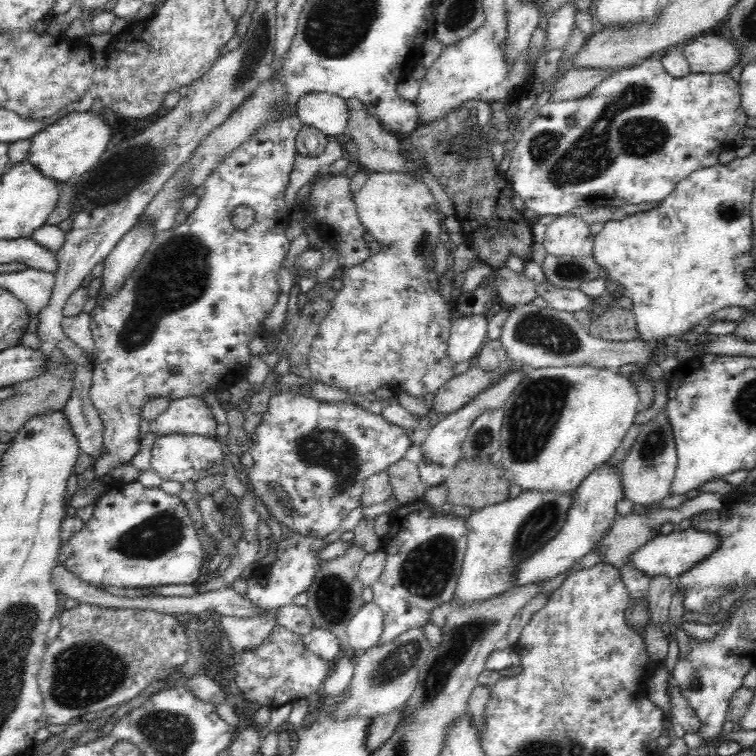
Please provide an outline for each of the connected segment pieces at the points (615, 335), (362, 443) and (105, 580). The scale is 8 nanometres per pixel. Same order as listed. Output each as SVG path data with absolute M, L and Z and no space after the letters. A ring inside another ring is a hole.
M610 308L590 323L589 333L606 341L622 342L636 340L636 317L632 309Z
M284 390L281 393L273 394L270 397L268 410L264 412L262 421L258 424L256 434L254 434L254 437L252 438L249 452L254 459L254 467L250 469L249 478L252 482L252 487L254 488L256 496L262 500L268 512L276 517L279 524L287 526L289 530L298 531L301 536L325 538L328 535L333 534L334 530L338 531L340 529L340 524L342 524L342 520L346 518L346 515L359 506L360 496L362 496L362 492L364 492L366 480L372 476L376 476L376 474L380 474L380 472L386 471L390 465L395 464L400 458L404 457L410 448L411 438L409 438L405 429L387 422L381 414L372 414L365 405L361 406L354 403L347 404L346 402L319 402L319 400L315 400L314 397L300 395L300 393L296 393L296 391ZM271 485L280 485L280 487L284 489L285 494L289 496L289 504L291 504L291 508L293 508L293 513L288 513L288 511L286 511L284 501L278 499L276 491L269 490Z
M134 481L126 483L122 490L106 490L94 503L94 511L84 526L72 536L66 544L63 544L59 550L59 563L64 565L70 572L73 572L80 580L87 582L95 587L116 586L116 588L154 588L154 586L166 586L166 584L193 584L200 576L200 568L205 554L202 548L202 542L196 533L197 524L190 516L190 511L178 495L170 495L163 492L161 488L145 488L140 482Z

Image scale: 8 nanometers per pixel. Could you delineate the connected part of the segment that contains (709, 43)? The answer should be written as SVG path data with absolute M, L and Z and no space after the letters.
M710 32L680 44L680 49L689 63L691 73L728 73L741 60L740 51L734 42Z

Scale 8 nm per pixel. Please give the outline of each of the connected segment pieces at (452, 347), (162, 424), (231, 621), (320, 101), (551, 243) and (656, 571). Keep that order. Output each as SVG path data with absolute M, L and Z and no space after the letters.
M484 310L480 314L455 318L448 338L448 357L454 366L477 356L488 328L488 316Z
M189 396L171 401L165 412L150 424L157 438L167 435L200 435L217 438L218 424L202 397Z
M268 611L266 616L249 619L230 616L216 616L216 618L217 628L224 630L236 653L258 648L258 645L268 638L272 629L277 625L273 611Z
M309 92L298 99L296 106L303 125L314 127L328 137L346 136L349 114L344 98L326 92Z
M562 214L547 226L543 245L552 256L592 255L594 235L591 227L572 214Z
M689 527L682 530L674 530L671 534L659 535L653 540L646 542L643 548L637 549L632 556L632 565L636 570L644 572L650 580L652 577L668 577L678 579L698 562L710 557L721 544L721 537L717 534L709 534L708 531L700 531L696 527Z

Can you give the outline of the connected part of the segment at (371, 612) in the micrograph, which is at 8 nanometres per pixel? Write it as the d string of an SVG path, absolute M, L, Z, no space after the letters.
M368 596L367 601L347 624L349 647L368 650L376 646L383 631L383 612Z

